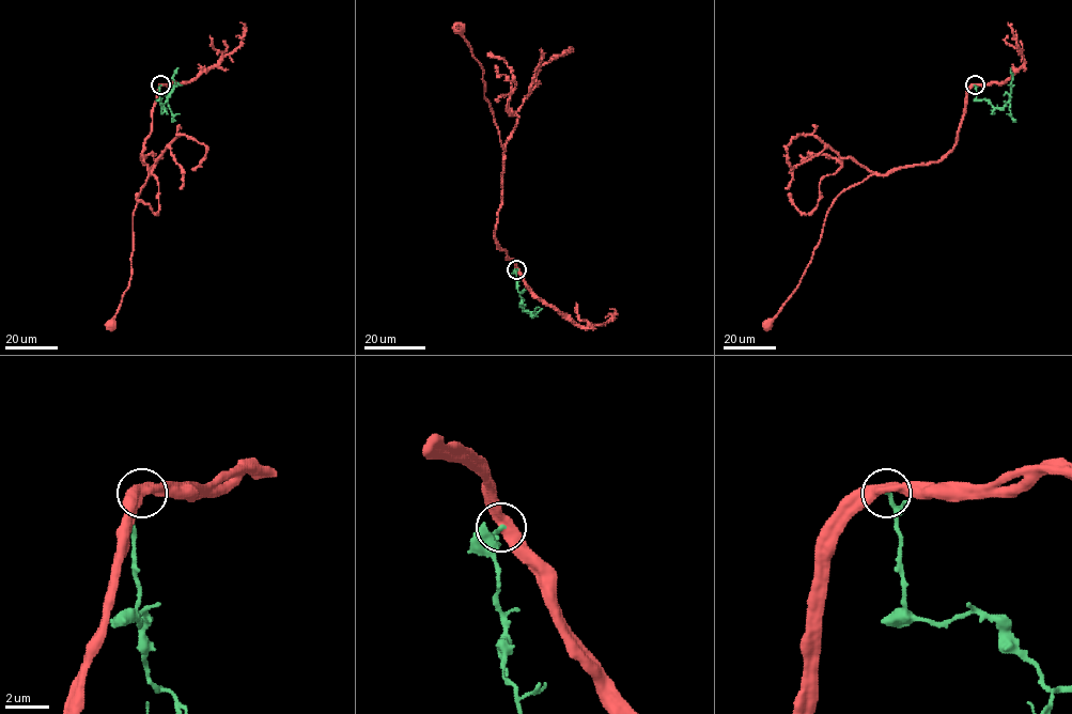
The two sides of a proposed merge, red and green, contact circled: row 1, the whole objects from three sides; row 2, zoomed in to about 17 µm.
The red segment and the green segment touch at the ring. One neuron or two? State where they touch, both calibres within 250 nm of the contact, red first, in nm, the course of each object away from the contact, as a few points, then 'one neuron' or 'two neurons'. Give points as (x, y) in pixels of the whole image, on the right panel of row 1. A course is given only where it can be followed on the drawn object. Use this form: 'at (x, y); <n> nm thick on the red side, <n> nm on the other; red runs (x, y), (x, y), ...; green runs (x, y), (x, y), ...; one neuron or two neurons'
at (975, 84); 480 nm thick on the red side, 130 nm on the other; red runs (975, 84), (967, 93), (956, 144), (940, 160), (870, 174), (837, 197), (799, 284), (766, 325); green runs (975, 84), (977, 99), (985, 99), (994, 108), (1003, 108), (1010, 99), (1010, 68); two neurons

